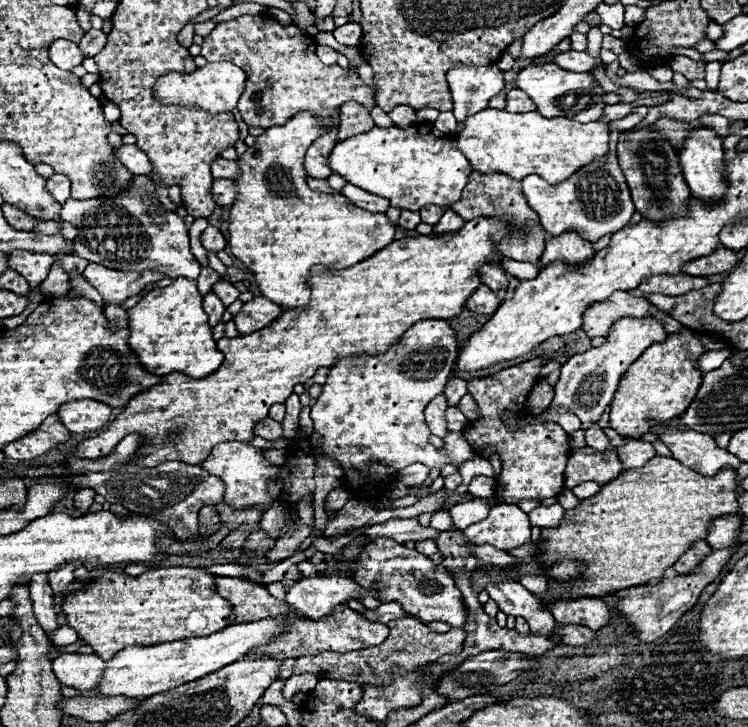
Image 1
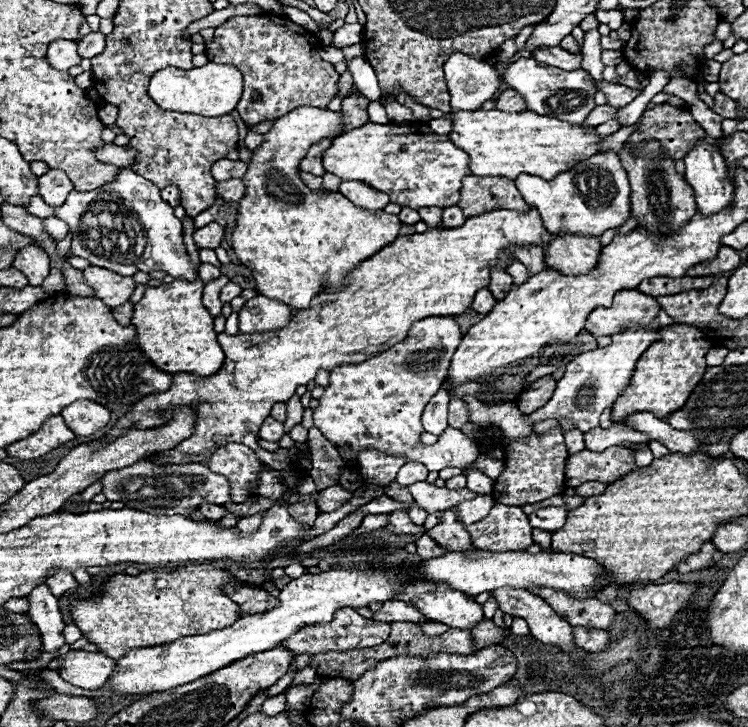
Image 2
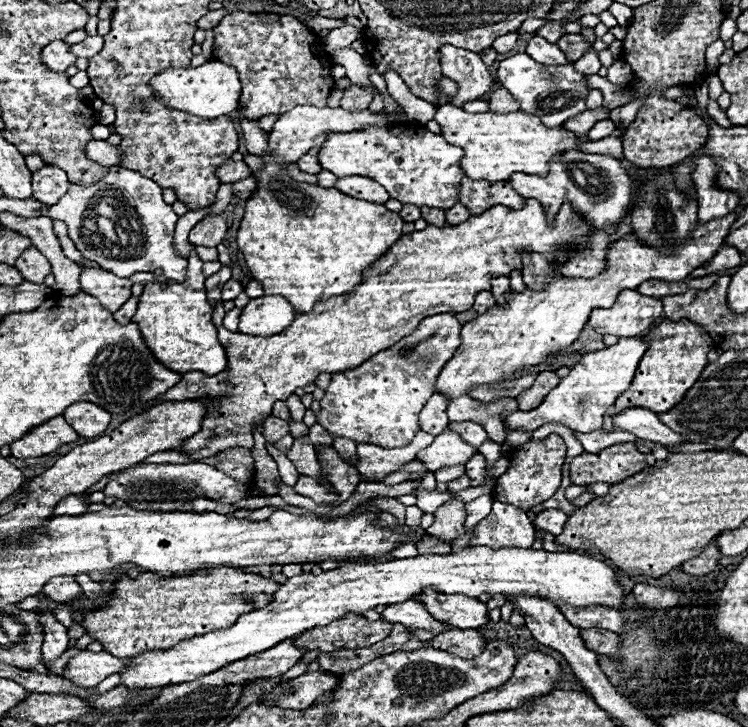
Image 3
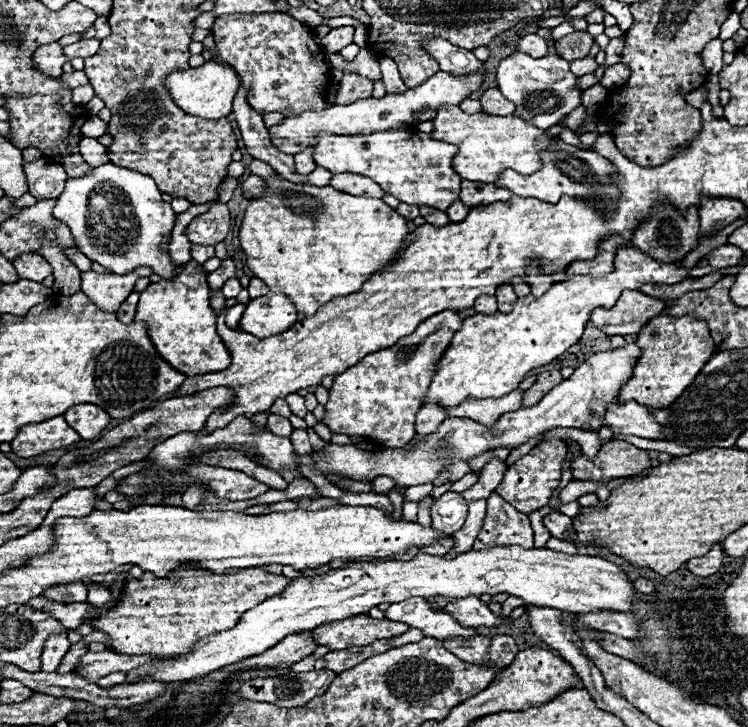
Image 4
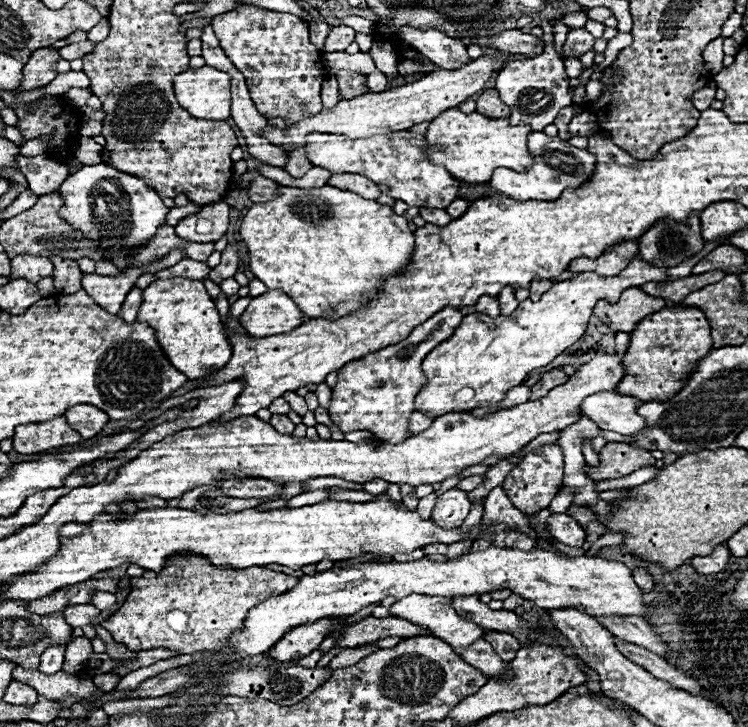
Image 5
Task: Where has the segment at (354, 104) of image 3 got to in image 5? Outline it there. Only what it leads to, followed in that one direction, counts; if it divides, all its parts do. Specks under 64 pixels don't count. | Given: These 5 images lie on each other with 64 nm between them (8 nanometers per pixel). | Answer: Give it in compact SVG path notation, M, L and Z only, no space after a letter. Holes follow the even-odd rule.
M340 70L336 72L338 84L340 84L340 96L342 98L350 98L350 96L358 96L364 94L368 90L366 86L366 76L352 72L352 70Z

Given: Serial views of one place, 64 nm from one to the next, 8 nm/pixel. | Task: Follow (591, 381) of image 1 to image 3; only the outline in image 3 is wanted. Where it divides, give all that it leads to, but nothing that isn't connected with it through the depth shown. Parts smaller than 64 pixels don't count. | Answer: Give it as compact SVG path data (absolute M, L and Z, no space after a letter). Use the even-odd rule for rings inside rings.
M642 334L634 338L620 338L618 344L608 346L598 352L584 354L582 360L570 368L570 374L560 380L560 384L546 396L546 400L528 412L512 412L506 416L506 430L534 432L544 424L560 422L576 432L594 432L604 424L604 412L616 402L616 398L628 388L634 378L636 366L646 352L646 344L642 342Z

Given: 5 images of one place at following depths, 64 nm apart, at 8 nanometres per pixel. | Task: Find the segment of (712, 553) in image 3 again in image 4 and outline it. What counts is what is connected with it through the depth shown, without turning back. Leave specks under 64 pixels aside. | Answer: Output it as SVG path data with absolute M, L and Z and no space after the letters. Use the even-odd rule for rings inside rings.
M714 544L712 550L710 550L706 556L692 558L692 560L688 560L684 566L686 566L688 570L692 570L696 576L710 576L710 574L714 574L714 572L720 570L722 558L724 558L722 546L720 546L720 544Z

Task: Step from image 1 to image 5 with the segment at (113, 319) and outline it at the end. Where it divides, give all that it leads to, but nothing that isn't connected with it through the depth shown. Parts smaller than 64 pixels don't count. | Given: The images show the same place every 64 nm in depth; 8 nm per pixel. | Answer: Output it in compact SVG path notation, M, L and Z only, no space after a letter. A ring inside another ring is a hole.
M134 286L128 296L126 296L126 302L122 304L122 310L120 310L120 316L124 320L130 320L134 322L138 318L138 310L140 310L140 304L142 304L142 290L138 286Z

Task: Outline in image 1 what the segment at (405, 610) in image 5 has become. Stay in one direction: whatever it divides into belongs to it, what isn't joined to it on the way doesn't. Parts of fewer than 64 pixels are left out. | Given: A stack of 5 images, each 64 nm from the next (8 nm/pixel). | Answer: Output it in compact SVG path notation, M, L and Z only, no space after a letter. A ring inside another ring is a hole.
M384 602L380 604L376 610L366 610L364 616L372 622L380 622L380 624L388 624L392 620L400 620L404 616L410 616L408 612L404 612L404 608L398 602Z

